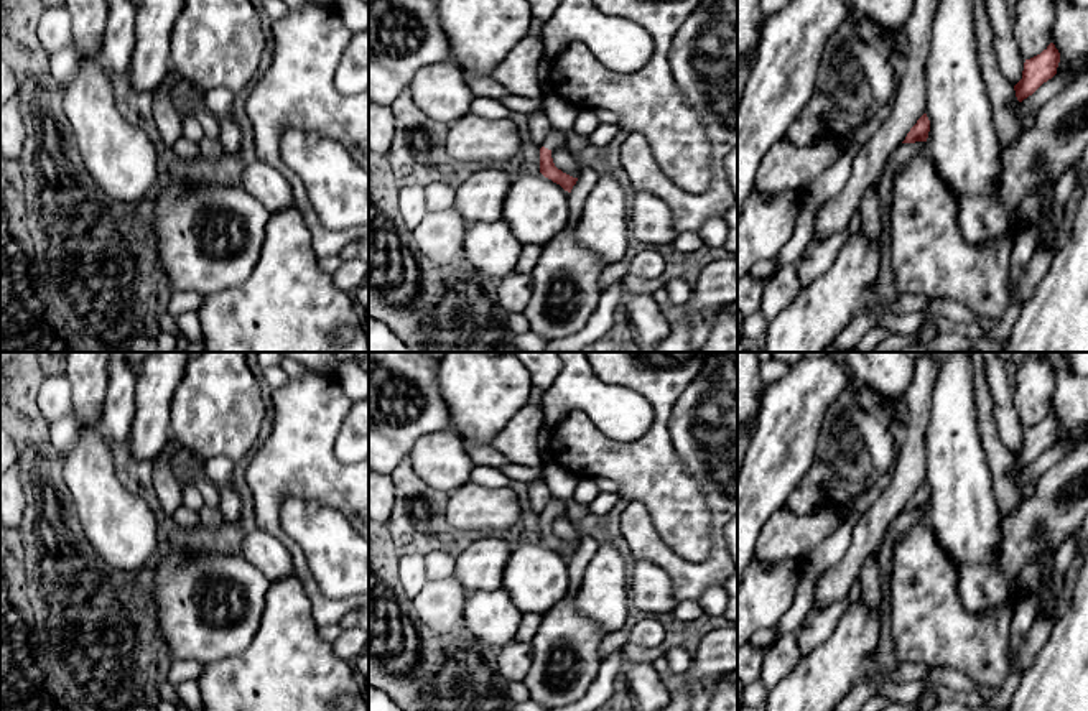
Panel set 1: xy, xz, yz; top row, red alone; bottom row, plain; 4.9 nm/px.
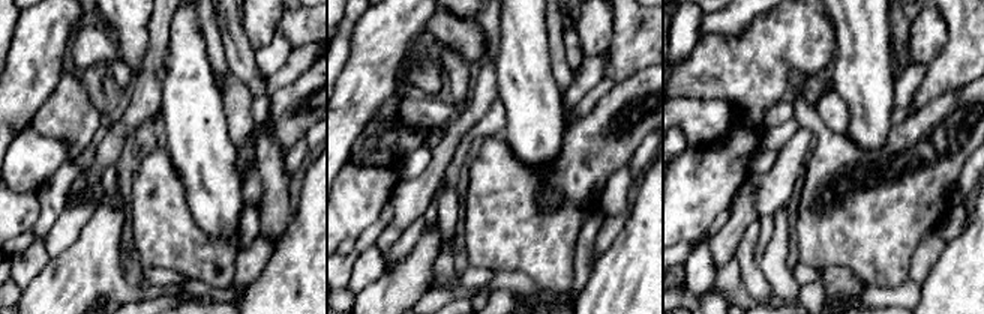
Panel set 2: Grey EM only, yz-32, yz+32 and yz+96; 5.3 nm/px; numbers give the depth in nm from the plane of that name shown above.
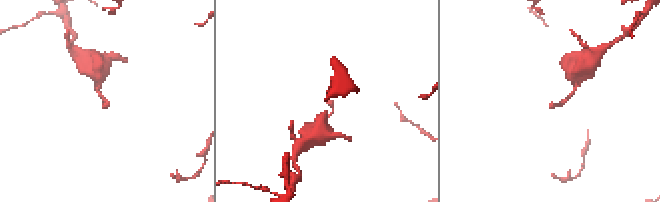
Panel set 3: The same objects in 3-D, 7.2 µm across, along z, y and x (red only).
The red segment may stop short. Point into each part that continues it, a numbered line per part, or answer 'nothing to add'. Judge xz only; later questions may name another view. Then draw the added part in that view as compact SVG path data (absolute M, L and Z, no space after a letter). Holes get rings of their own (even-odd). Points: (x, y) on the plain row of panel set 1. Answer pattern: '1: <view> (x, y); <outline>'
1: xz (555, 506); M551 497L550 502L545 507L545 517L553 520L560 514L568 512L568 505L570 505L568 500Z

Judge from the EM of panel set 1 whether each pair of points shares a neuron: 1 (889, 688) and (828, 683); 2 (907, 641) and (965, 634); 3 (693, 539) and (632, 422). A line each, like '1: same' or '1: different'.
1: same
2: same
3: different

